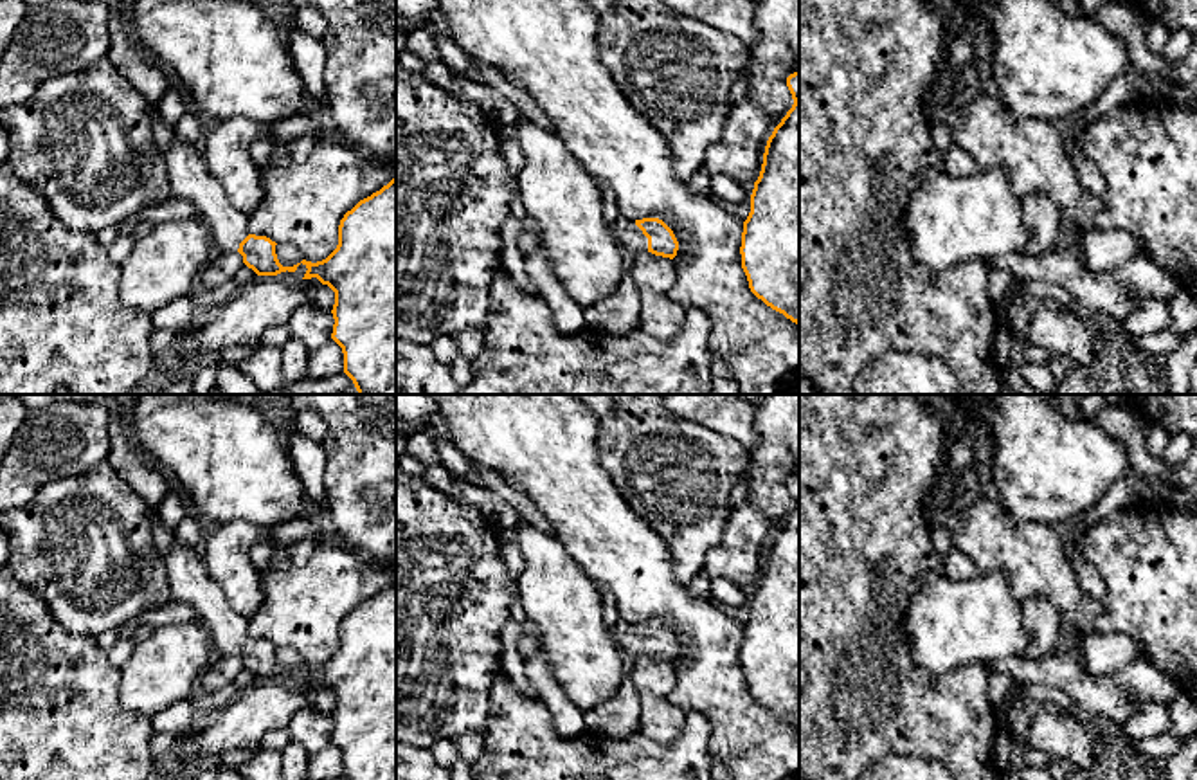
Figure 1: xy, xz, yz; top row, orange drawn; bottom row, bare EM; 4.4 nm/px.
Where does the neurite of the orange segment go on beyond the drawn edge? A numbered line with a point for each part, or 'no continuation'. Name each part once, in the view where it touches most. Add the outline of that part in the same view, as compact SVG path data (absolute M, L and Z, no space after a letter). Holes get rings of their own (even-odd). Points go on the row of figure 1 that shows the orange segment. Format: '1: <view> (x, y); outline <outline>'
1: xz (629, 235); outline M619 218L612 225L617 241L625 250L632 250L634 254L646 250L648 252L648 238L635 225L635 220Z

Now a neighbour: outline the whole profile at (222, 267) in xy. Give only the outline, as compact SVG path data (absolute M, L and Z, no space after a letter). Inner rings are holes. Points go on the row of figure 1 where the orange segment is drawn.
M238 250L214 252L198 279L211 292L230 281L243 265L243 256Z

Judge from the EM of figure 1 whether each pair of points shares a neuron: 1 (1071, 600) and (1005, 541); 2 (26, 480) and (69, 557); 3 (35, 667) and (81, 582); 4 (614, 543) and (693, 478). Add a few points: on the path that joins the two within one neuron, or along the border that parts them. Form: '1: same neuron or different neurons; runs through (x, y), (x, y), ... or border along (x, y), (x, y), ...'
1: same neuron; runs through (1055, 584), (1021, 552)
2: different neurons; border along (38, 494), (18, 508)
3: different neurons; border along (31, 591), (69, 631), (94, 636)
4: different neurons; border along (616, 487), (630, 508), (663, 541), (668, 553)

